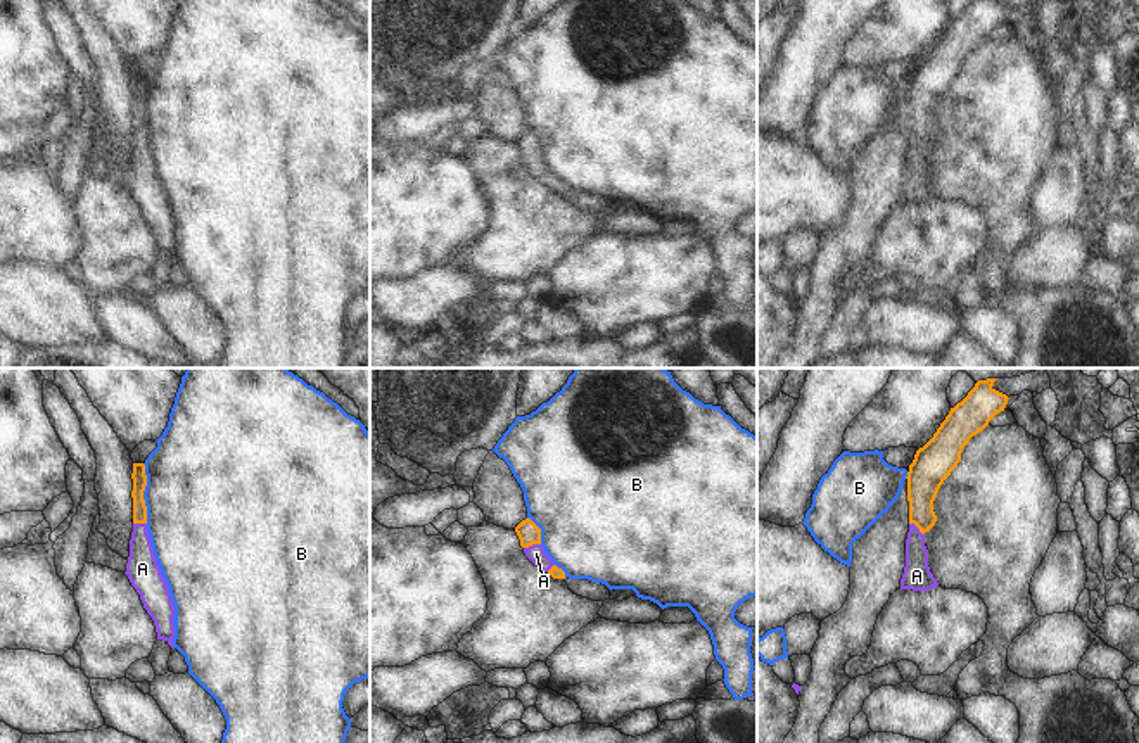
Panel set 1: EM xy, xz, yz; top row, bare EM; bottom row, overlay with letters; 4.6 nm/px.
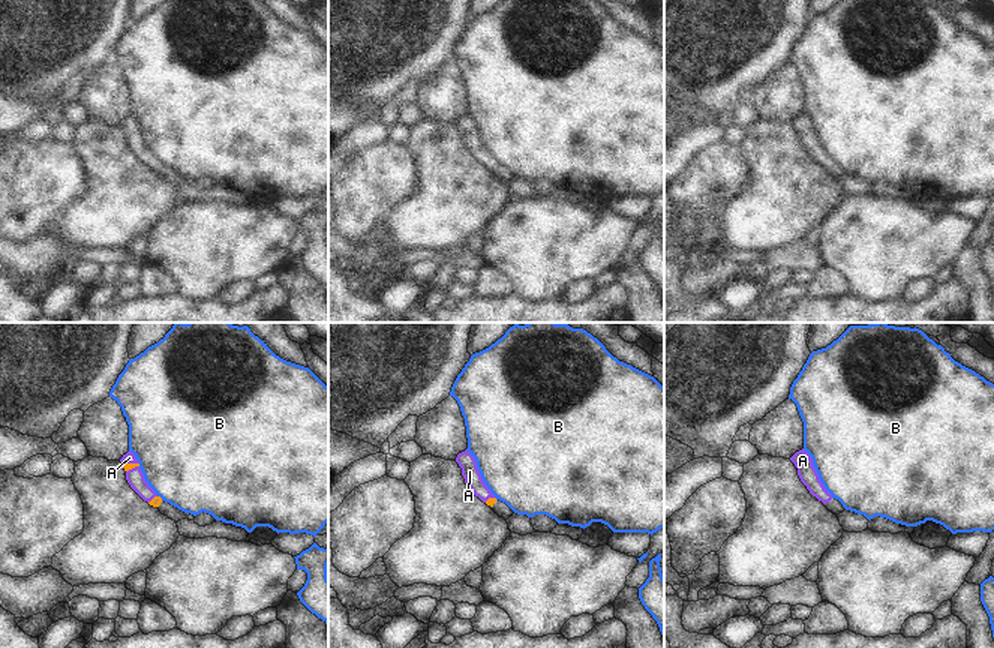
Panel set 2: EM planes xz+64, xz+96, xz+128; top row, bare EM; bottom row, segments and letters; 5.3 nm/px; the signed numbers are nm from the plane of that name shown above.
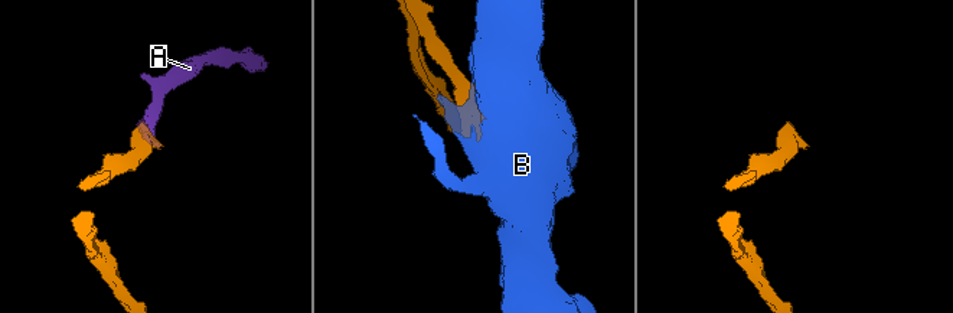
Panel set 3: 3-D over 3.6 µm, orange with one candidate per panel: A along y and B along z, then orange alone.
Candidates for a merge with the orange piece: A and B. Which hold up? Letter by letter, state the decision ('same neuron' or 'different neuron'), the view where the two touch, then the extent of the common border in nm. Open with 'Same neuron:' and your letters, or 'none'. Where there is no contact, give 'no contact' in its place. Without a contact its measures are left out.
Same neuron: A
A: same neuron | xz | 80 nm
B: different neuron | xy | 280 nm

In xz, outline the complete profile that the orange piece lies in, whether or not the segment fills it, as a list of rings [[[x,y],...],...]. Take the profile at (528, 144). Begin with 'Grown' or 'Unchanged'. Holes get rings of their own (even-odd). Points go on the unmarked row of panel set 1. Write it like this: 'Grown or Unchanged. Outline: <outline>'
Grown. Outline: [[[522,133],[515,145],[520,152],[525,169],[538,178],[543,185],[548,185],[553,192],[565,192],[565,185],[558,181],[541,159],[541,142],[531,133]]]

